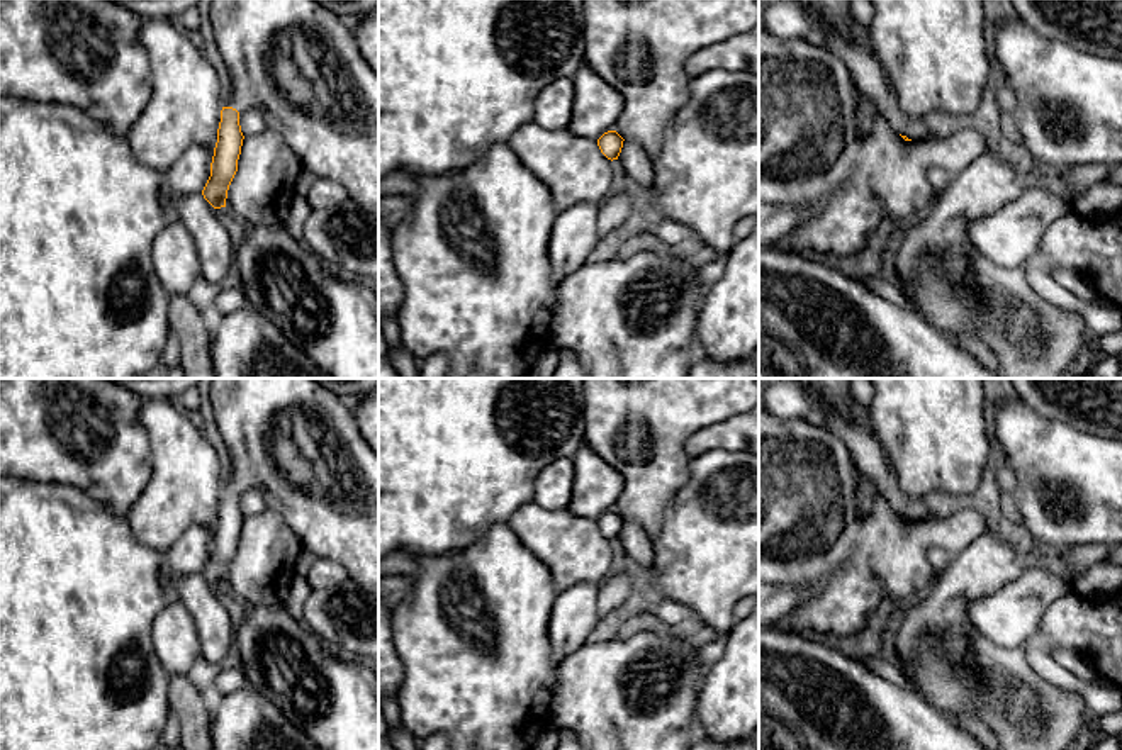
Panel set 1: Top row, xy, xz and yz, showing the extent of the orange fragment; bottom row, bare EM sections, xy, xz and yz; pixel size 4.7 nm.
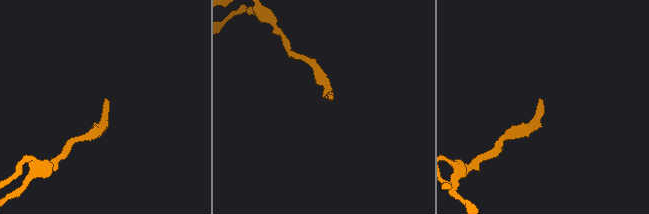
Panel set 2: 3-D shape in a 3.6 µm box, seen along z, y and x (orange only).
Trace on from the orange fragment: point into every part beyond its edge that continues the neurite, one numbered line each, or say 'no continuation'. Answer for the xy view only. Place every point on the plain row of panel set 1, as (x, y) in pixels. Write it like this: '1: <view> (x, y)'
1: xy (297, 443)

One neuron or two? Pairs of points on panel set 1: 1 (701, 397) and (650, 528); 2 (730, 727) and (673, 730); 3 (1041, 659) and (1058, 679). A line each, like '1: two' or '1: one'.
1: one
2: two
3: one

